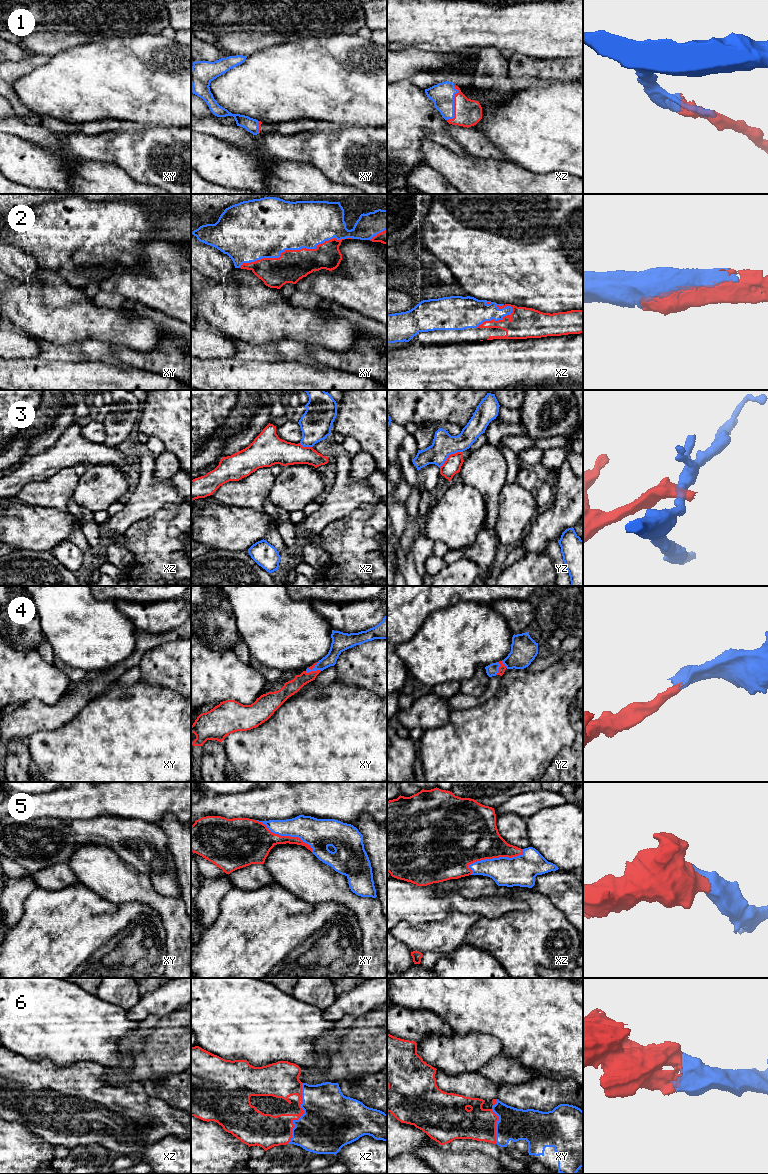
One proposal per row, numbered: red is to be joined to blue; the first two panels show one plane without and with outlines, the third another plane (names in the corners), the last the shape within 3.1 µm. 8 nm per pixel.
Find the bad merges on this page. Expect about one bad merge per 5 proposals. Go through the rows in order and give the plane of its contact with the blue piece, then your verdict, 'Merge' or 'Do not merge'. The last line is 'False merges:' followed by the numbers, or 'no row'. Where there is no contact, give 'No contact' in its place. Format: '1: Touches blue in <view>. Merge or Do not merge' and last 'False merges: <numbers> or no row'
1: Touches blue in xz. Merge
2: Touches blue in xy. Merge
3: Touches blue in yz. Do not merge
4: Touches blue in xy. Merge
5: Touches blue in xz. Merge
6: Touches blue in xz. Merge
False merges: 3

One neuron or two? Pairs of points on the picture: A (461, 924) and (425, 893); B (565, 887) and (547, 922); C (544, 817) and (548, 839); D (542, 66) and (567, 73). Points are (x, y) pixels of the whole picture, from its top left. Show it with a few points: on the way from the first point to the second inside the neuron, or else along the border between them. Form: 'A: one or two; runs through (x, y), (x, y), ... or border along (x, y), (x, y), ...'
A: two; border along (472, 912), (450, 910), (440, 920), (426, 921)
B: two; border along (535, 892), (544, 894), (564, 914), (570, 923)
C: one; runs through (548, 822), (548, 834)
D: one; runs through (548, 69), (561, 70)

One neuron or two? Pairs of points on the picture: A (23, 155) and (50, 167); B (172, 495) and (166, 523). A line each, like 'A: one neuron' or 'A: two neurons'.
A: one neuron
B: two neurons

